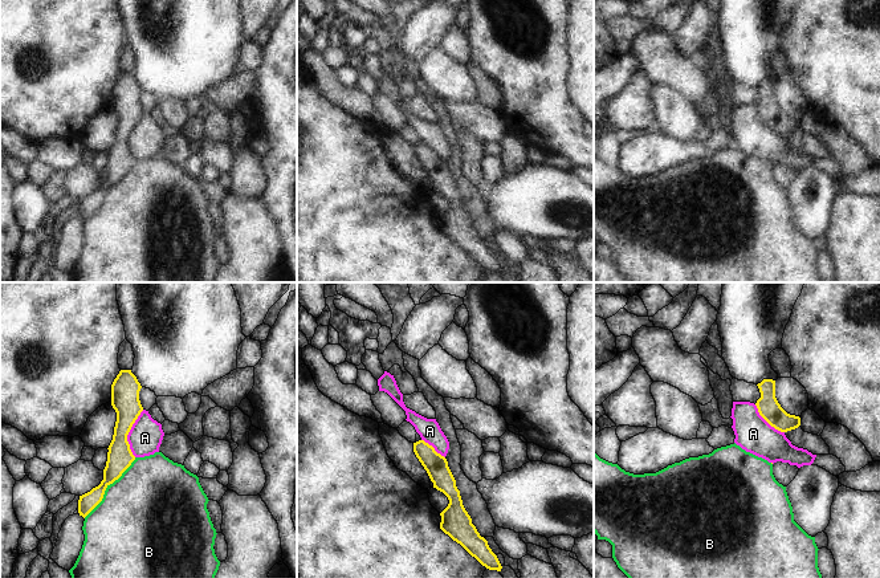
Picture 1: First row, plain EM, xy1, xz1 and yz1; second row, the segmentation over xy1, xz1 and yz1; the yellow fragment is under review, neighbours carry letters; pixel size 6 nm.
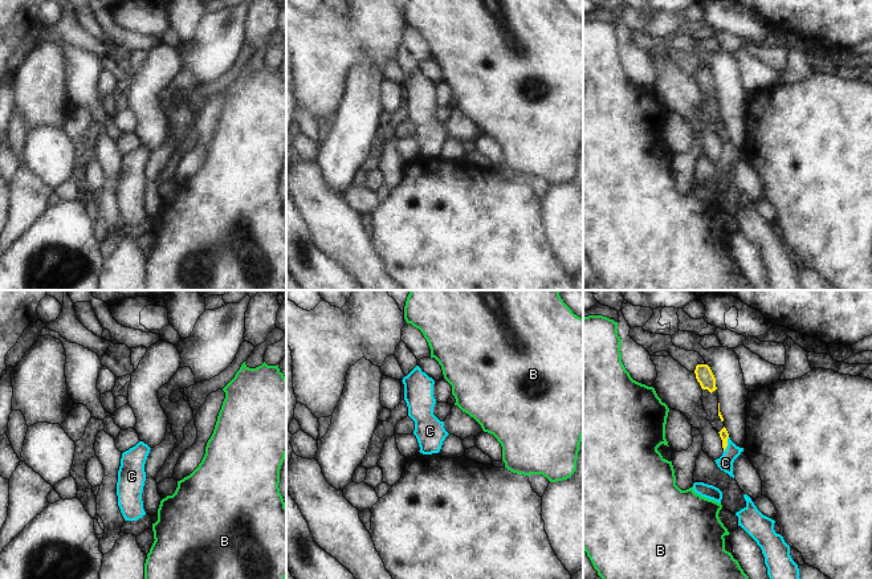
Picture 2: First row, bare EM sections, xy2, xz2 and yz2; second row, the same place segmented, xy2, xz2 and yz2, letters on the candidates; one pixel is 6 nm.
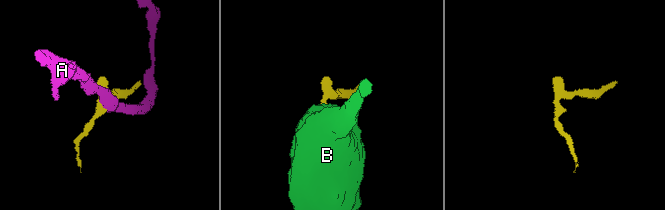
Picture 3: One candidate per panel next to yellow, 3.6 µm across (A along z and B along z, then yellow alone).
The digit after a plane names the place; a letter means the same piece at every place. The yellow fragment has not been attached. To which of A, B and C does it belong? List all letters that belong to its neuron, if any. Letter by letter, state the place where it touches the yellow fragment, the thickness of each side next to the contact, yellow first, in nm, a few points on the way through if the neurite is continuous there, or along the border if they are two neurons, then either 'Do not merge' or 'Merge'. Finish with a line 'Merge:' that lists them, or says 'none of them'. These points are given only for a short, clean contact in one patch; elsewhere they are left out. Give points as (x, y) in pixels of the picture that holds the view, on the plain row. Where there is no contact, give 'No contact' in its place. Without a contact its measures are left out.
A: Touches yellow at xy1 (127, 137). Thickness 180 nm (yellow) against 200 nm. Do not merge
B: Touches yellow at xy1 (106, 190). Thickness 160 nm (yellow) against 480 nm. Do not merge
C: Touches yellow at yz2 (726, 149). Thickness 60 nm (yellow) against 100 nm. Path across: yz2 (724, 138), (726, 149), (725, 166). Merge
Merge: C.

